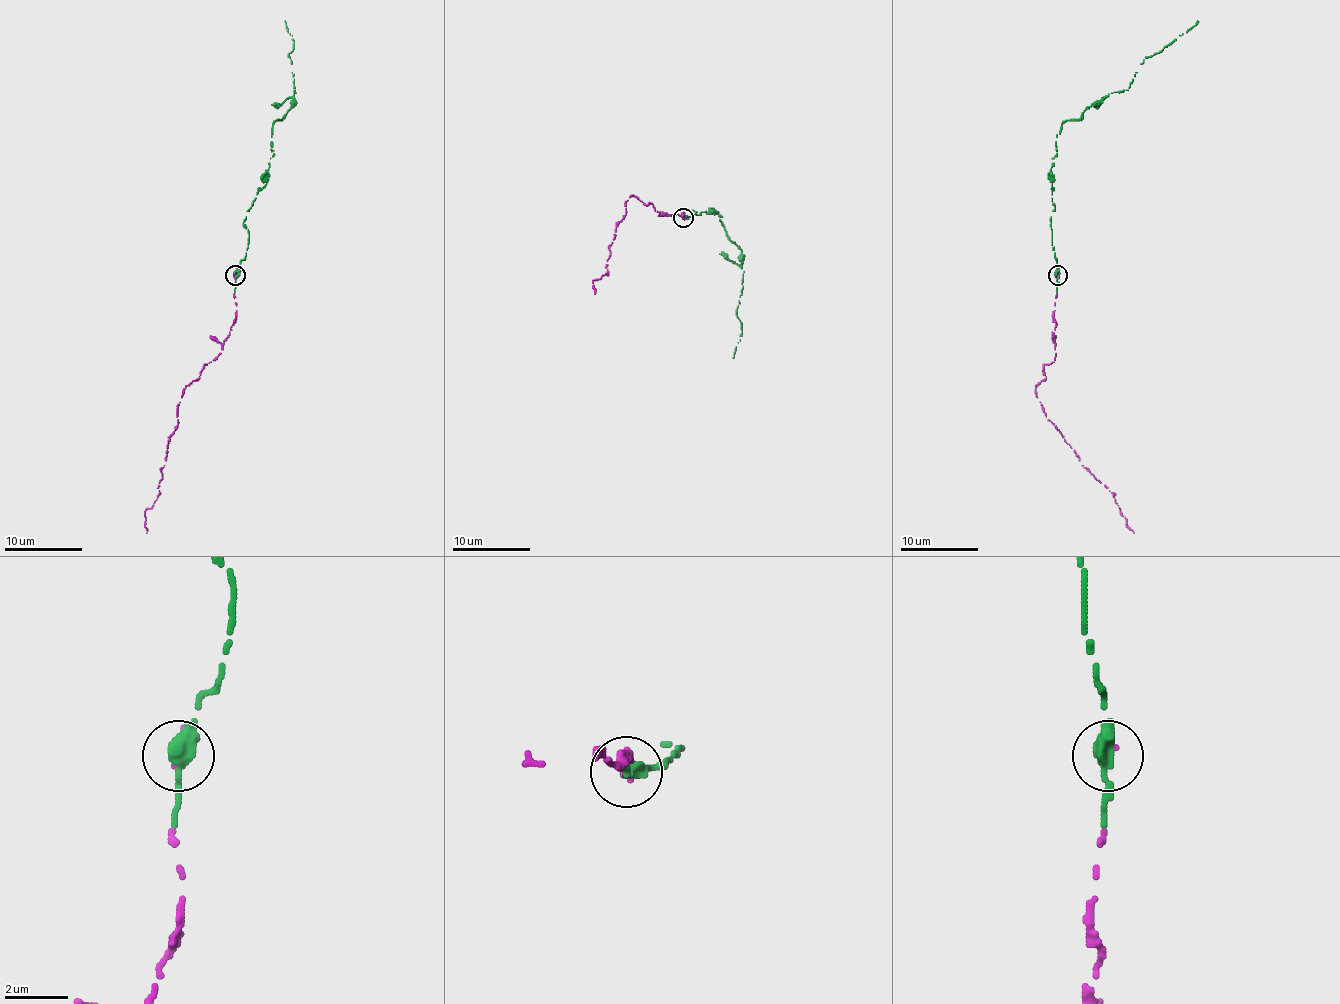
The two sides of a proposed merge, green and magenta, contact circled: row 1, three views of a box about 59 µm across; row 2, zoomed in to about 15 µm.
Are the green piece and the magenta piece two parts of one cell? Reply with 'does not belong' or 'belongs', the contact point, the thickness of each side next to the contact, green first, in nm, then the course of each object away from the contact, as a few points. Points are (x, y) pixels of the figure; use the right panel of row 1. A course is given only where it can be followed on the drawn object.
belongs; at (1057, 275); 600 nm thick on the green side, 140 nm on the other; green runs (1058, 275), (1050, 167), (1060, 126), (1126, 89), (1146, 58), (1198, 21); magenta runs (1058, 275), (1052, 331), (1056, 353), (1035, 394), (1044, 415), (1081, 466), (1111, 493), (1134, 532)

